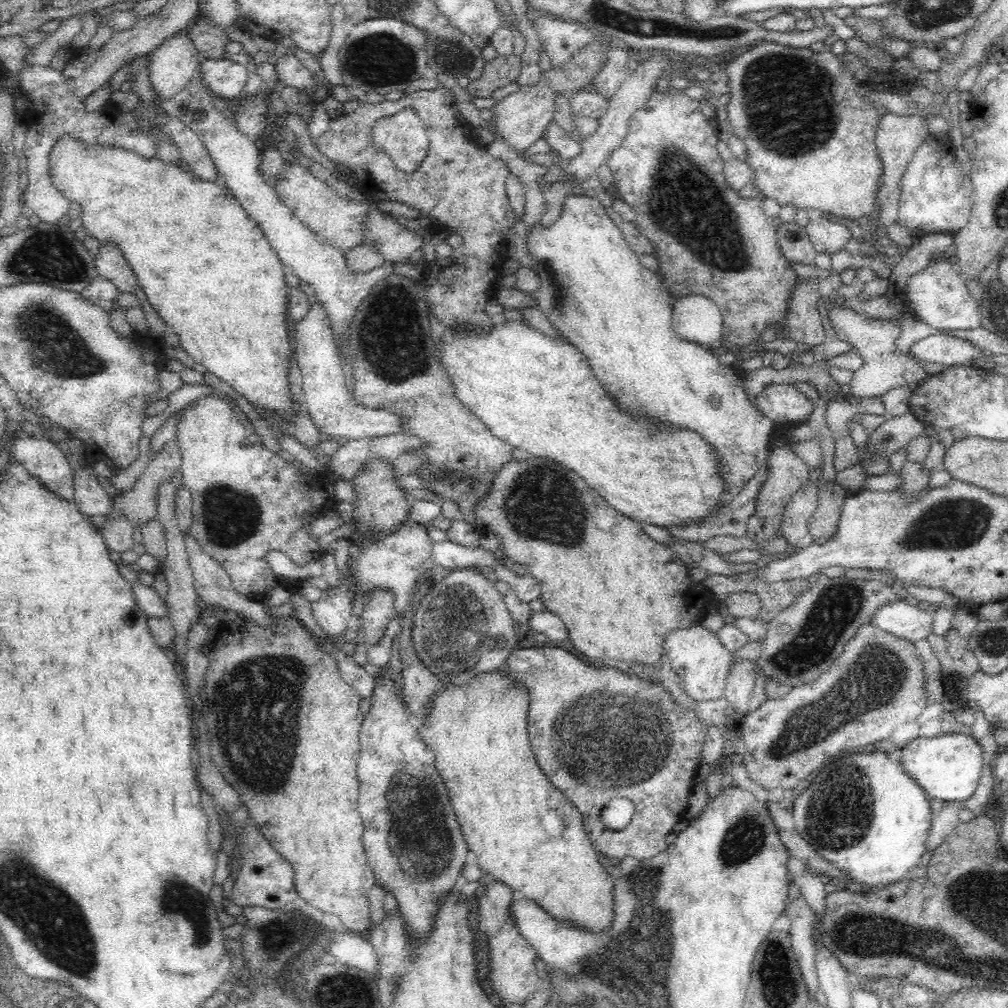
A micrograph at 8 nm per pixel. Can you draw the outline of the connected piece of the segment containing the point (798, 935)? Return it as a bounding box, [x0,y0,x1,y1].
[786,895,820,1004]

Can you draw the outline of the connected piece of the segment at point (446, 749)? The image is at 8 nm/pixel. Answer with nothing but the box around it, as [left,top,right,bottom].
[417,669,616,934]

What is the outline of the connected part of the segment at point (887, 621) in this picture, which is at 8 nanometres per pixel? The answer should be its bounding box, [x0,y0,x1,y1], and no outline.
[869,600,932,643]

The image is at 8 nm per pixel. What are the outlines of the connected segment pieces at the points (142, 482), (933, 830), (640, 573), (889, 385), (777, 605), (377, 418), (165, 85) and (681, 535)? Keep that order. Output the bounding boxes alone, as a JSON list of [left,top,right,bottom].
[[89,438,182,534],[927,801,962,851],[475,458,717,666],[829,307,931,400],[748,576,812,624],[295,300,406,443],[148,34,199,102],[661,467,768,541]]

